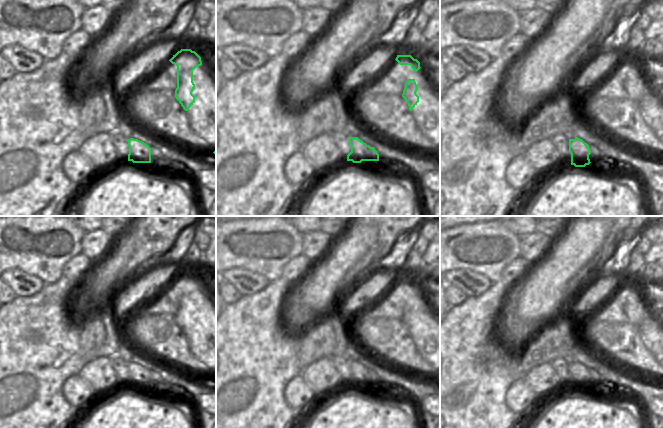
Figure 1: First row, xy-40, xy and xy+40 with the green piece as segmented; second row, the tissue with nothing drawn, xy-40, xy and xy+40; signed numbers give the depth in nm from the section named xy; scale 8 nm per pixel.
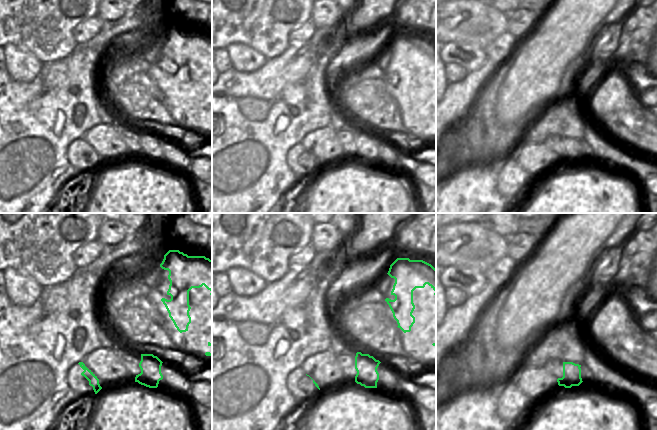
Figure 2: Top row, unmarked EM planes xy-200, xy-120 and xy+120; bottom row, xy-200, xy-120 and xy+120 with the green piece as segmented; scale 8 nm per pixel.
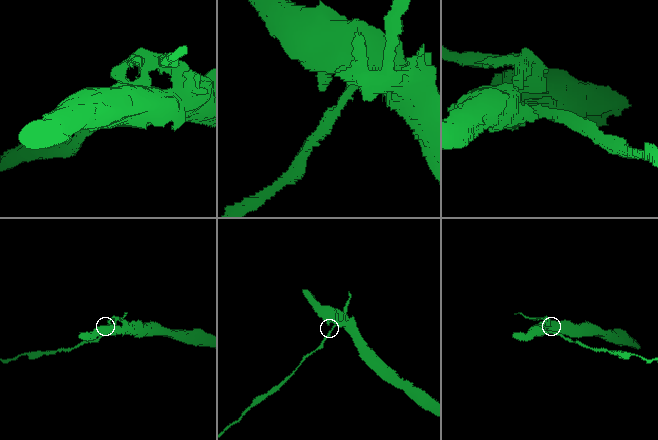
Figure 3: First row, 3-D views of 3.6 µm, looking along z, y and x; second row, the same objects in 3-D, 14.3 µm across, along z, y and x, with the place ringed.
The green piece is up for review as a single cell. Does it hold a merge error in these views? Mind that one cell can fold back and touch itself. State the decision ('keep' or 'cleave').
cleave

